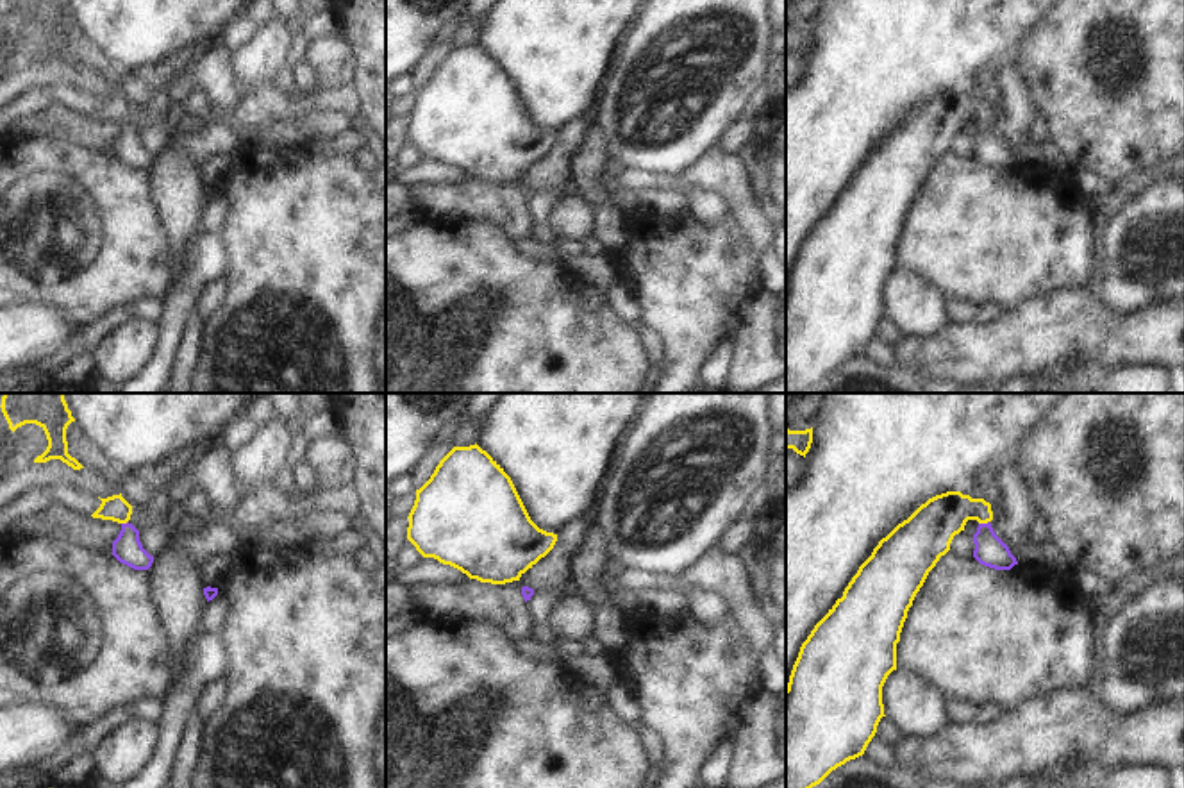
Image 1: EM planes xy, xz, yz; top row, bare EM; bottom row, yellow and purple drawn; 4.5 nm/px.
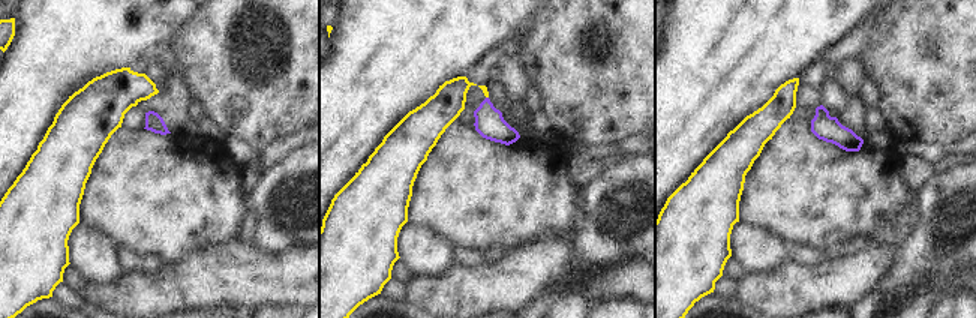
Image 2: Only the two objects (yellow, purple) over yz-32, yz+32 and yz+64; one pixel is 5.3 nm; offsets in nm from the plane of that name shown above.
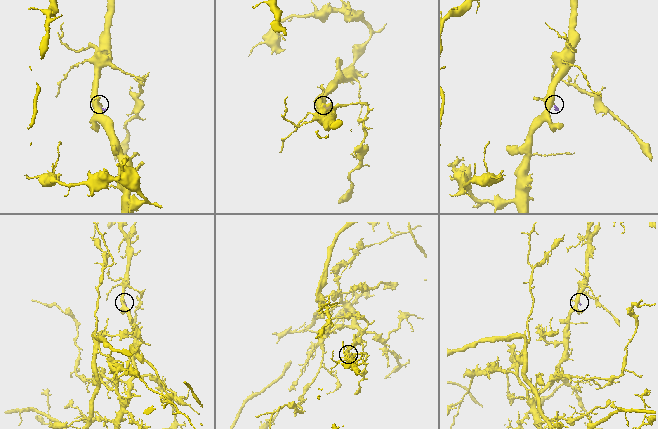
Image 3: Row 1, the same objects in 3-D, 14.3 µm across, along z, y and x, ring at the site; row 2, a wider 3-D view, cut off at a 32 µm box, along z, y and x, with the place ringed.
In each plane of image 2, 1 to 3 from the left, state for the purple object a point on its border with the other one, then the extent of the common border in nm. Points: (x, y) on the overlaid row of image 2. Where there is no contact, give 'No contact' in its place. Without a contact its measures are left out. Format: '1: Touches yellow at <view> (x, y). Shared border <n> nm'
1: No contact
2: No contact
3: No contact

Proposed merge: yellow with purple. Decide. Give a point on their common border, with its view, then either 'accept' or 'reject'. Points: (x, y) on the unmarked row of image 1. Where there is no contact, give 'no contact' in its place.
contact yz (983, 122); accept

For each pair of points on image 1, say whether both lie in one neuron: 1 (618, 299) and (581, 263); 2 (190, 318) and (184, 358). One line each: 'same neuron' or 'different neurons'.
1: different neurons
2: same neuron

